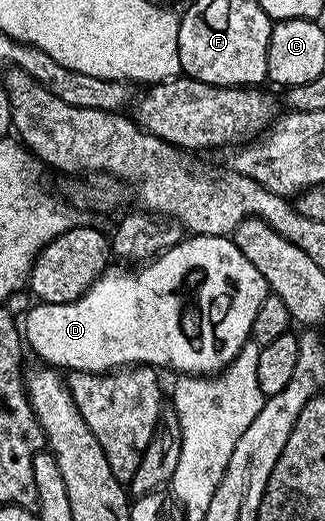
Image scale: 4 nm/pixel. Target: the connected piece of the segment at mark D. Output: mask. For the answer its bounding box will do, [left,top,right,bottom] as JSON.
[23,234,271,376]

